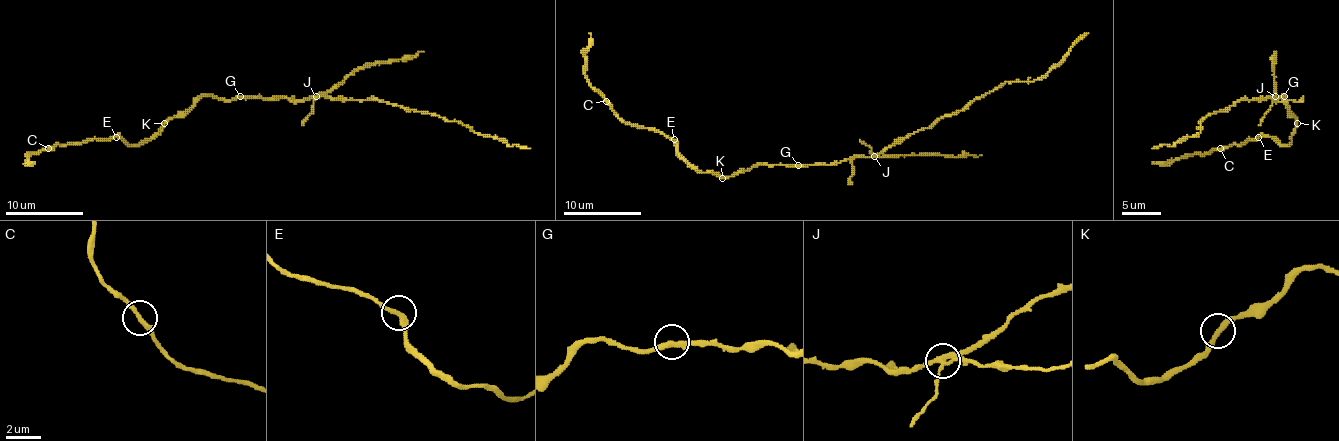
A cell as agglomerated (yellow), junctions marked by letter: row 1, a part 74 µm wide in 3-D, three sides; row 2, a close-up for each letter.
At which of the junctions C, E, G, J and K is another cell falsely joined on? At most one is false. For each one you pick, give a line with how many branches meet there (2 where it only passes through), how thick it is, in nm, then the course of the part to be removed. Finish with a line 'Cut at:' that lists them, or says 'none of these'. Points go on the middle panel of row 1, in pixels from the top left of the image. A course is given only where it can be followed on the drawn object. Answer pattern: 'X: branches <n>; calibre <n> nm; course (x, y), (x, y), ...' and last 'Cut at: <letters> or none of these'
J: branches 4; calibre 220 nm; course (873, 157), (912, 134), (931, 128), (939, 120), (964, 110), (1007, 81), (1032, 81), (1043, 78), (1088, 33)
Cut at: J

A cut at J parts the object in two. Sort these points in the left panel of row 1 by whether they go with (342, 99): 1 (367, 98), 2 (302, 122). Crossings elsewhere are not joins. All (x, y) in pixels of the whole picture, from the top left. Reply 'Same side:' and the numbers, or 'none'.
Same side: 1, 2

